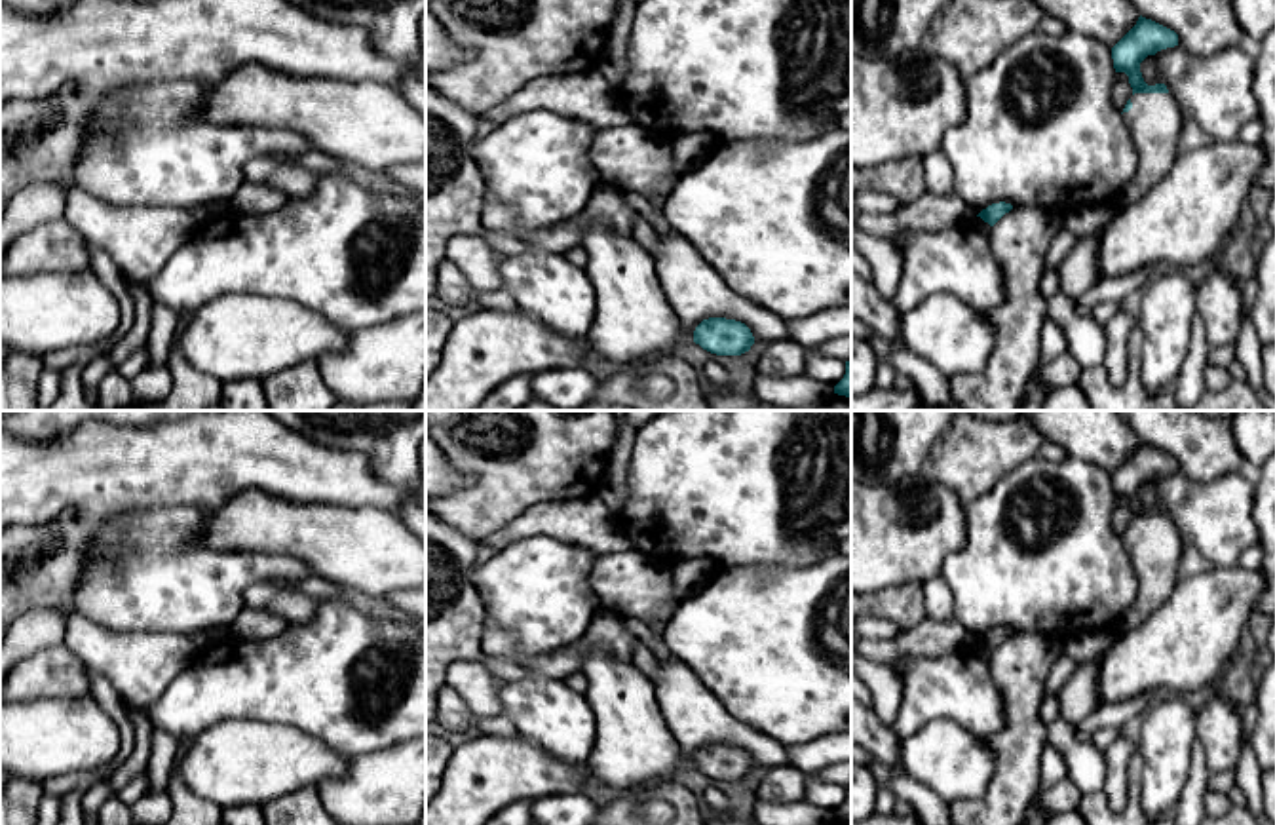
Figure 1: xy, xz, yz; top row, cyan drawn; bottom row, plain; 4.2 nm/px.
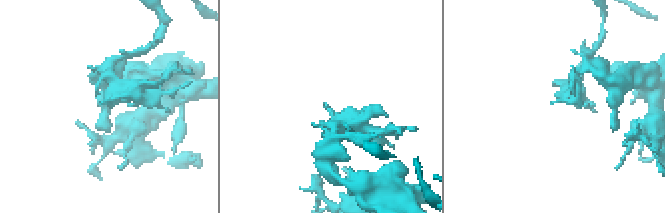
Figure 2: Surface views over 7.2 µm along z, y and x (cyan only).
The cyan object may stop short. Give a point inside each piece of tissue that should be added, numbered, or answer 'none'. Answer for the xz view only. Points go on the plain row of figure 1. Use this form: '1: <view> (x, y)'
none

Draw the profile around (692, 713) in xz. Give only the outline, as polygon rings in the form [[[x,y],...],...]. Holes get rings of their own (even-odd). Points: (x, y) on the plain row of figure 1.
[[[673,654],[659,660],[652,682],[663,719],[678,741],[680,766],[694,766],[695,753],[709,743],[745,749],[754,762],[754,770],[773,770],[789,764],[789,745],[730,717],[699,677]]]

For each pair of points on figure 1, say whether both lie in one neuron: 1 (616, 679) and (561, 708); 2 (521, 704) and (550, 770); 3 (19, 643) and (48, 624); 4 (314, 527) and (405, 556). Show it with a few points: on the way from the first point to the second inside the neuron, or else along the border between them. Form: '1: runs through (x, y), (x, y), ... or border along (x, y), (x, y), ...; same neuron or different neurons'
1: border along (584, 694), (595, 719), (595, 740); different neurons
2: border along (517, 732), (551, 755), (582, 765); different neurons
3: runs through (27, 635), (40, 630); same neuron
4: runs through (337, 542), (382, 554); same neuron

